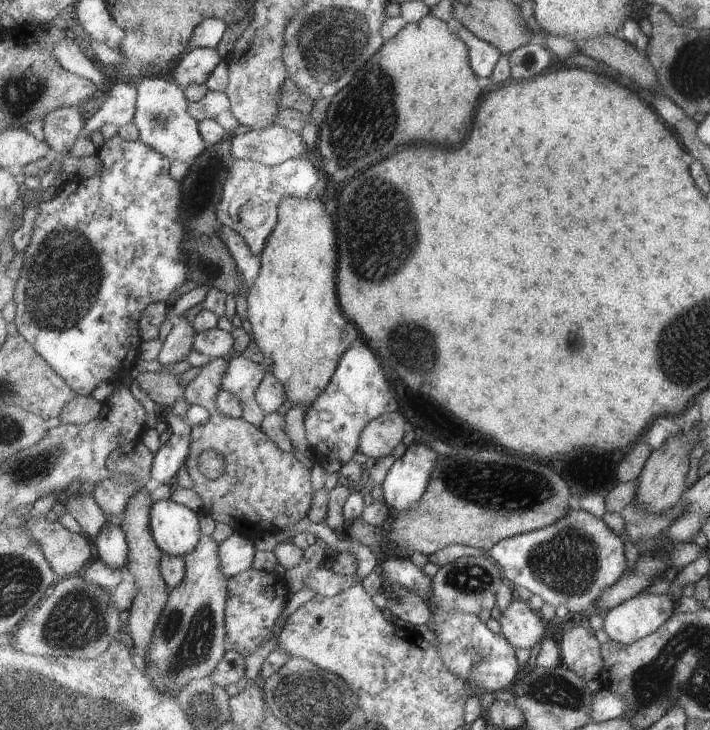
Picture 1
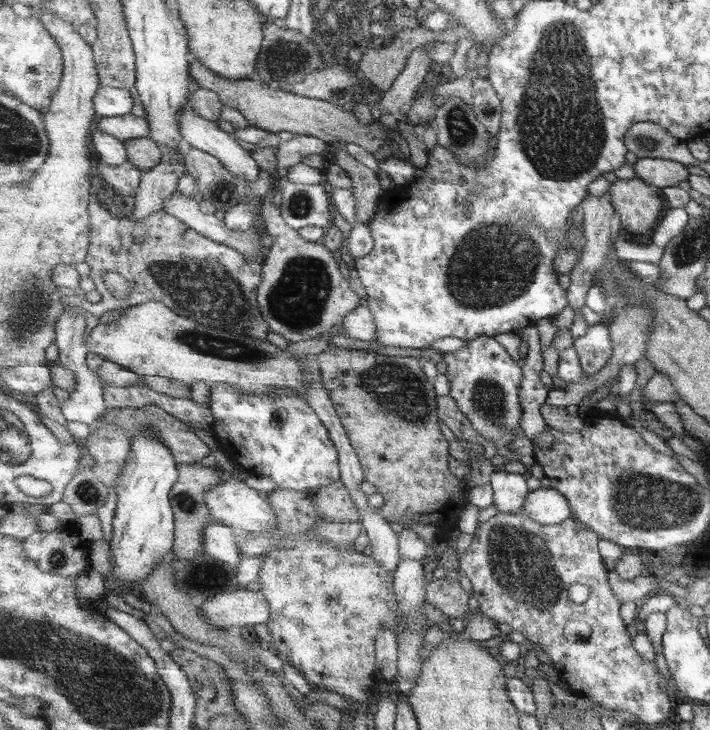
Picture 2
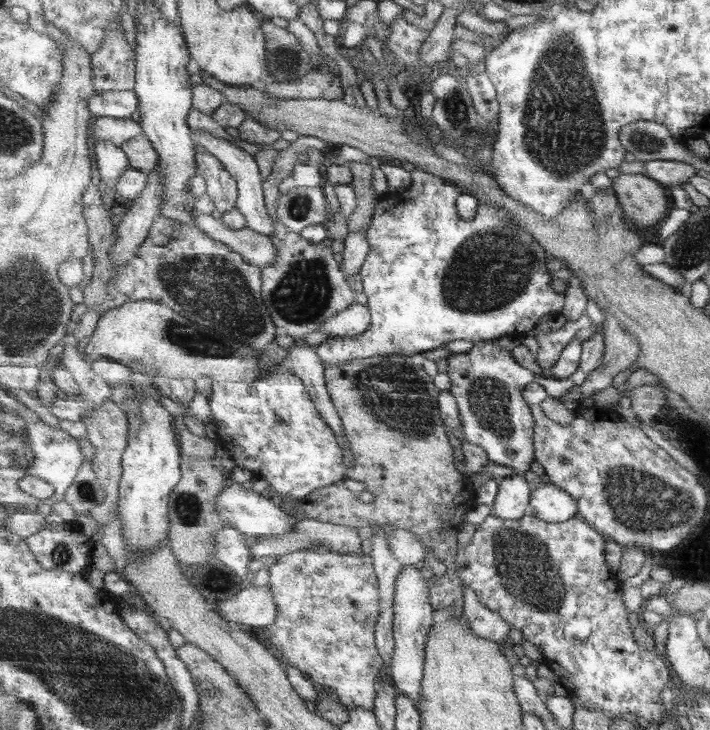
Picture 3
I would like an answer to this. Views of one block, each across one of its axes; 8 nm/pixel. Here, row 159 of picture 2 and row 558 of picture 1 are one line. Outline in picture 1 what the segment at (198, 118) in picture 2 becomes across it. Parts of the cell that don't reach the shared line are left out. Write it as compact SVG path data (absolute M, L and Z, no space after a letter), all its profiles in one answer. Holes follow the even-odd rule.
M233 533L218 544L219 567L223 577L231 579L242 572L249 571L257 550L253 538Z

